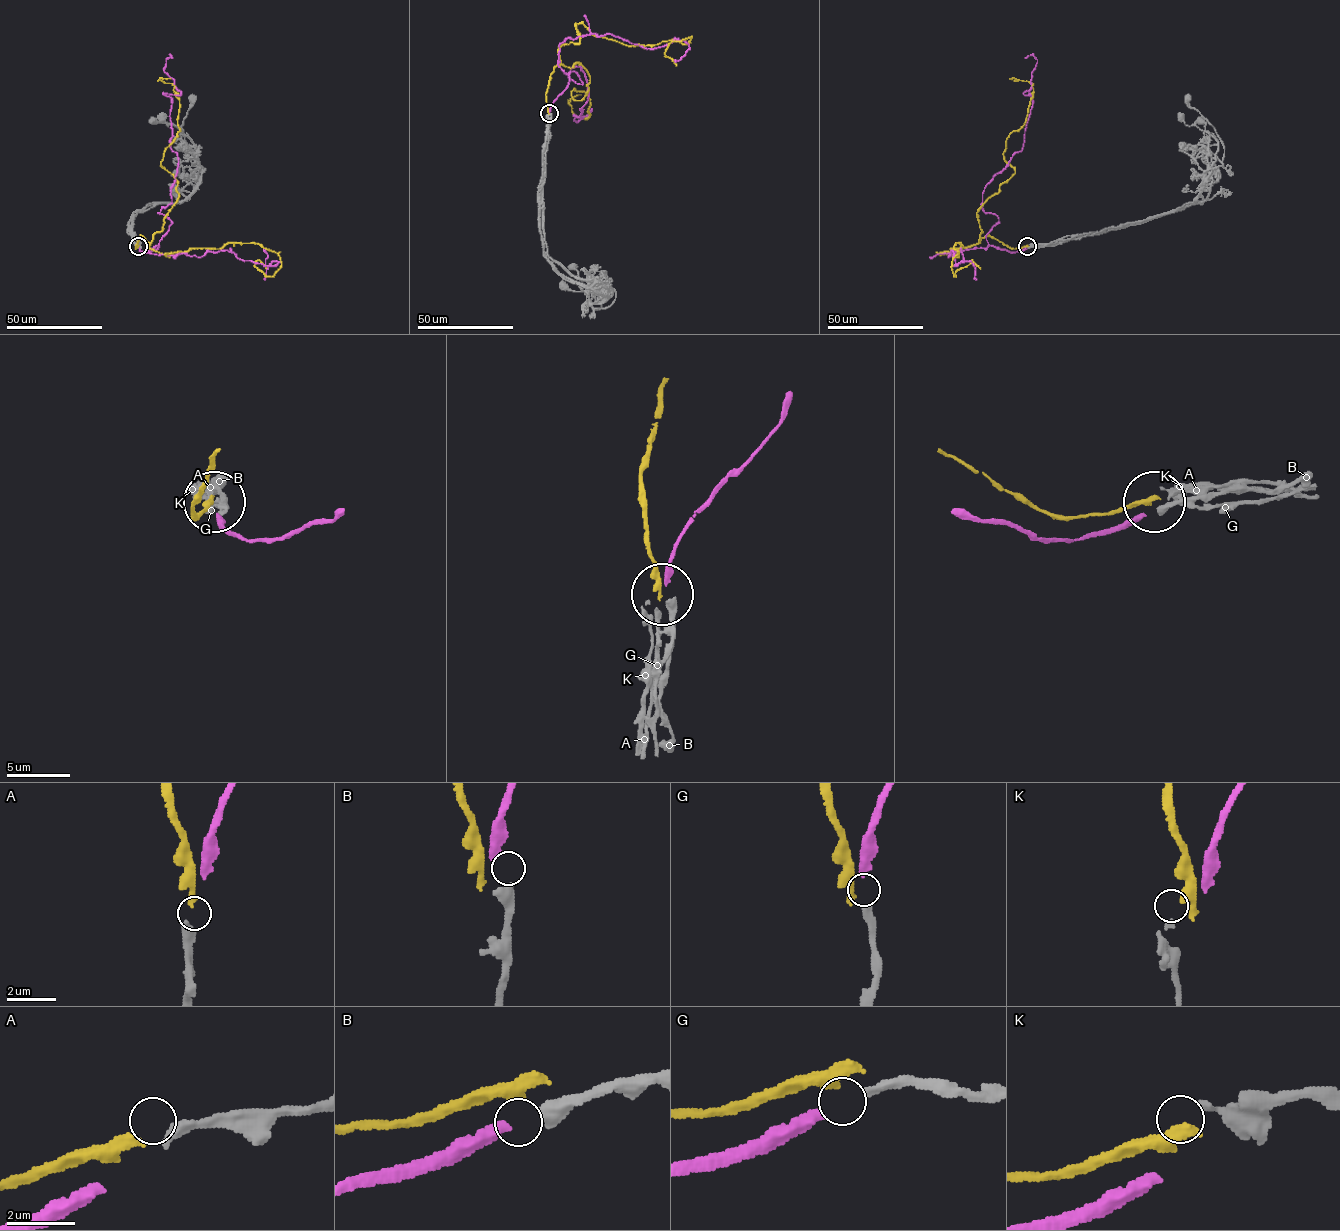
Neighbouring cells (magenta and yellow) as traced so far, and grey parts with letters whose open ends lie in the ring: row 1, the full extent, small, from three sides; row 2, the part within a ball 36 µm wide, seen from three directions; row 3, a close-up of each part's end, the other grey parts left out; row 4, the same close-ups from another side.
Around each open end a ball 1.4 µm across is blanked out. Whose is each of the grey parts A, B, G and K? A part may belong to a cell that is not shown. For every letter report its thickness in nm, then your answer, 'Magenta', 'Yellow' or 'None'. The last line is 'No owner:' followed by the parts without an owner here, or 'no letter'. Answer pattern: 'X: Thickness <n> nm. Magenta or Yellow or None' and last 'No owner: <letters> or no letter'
A: Thickness 400 nm. Yellow
B: Thickness 480 nm. None
G: Thickness 280 nm. Magenta
K: Thickness 180 nm. None
No owner: B, K

